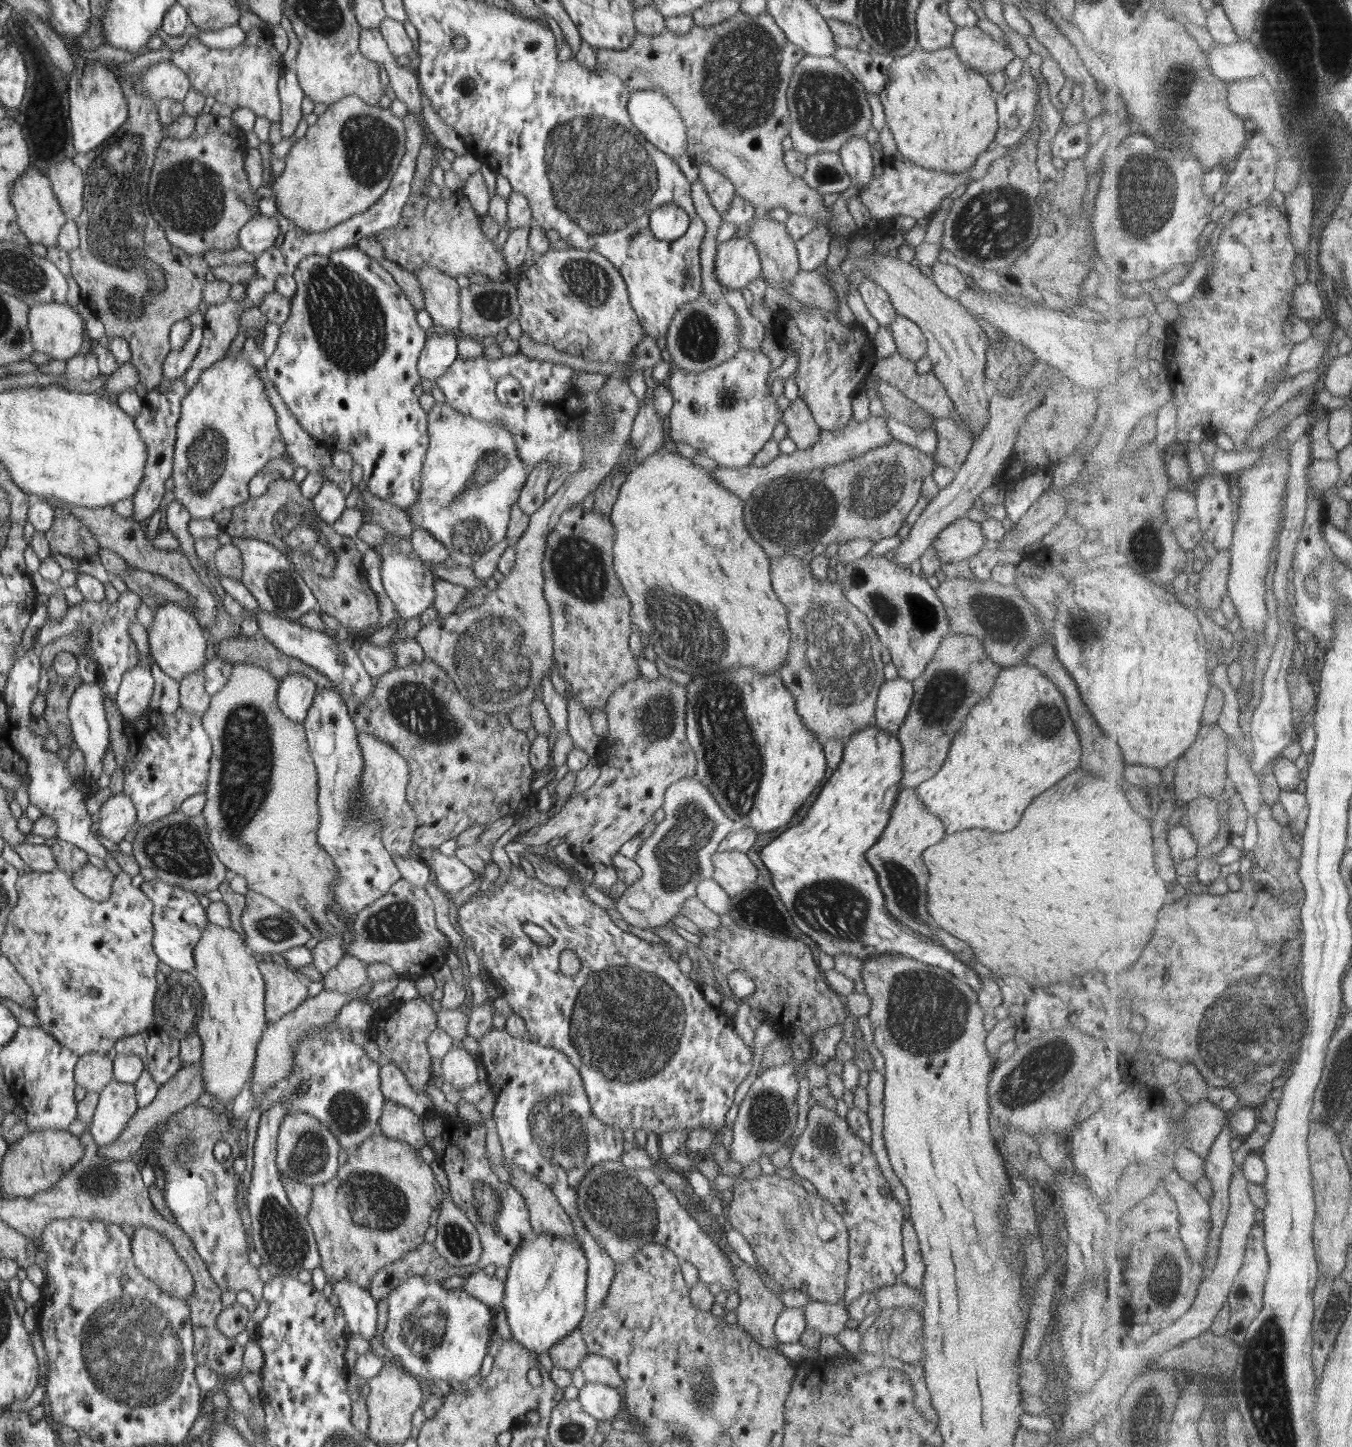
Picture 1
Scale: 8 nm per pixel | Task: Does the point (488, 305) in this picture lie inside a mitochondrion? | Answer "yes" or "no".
yes

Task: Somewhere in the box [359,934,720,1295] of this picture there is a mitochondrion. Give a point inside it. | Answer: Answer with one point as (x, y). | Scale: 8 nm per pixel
(627, 1023)

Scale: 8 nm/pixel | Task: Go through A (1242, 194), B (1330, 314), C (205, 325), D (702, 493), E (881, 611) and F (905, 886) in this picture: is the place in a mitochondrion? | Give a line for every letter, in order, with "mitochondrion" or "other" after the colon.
A: other
B: other
C: other
D: other
E: mitochondrion
F: mitochondrion

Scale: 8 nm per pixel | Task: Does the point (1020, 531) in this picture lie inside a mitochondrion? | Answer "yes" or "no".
no

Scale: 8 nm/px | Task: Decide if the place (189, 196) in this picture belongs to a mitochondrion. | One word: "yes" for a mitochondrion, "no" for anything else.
yes

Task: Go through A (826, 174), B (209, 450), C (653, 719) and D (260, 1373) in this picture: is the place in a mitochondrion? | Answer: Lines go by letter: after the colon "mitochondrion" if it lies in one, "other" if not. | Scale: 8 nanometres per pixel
A: mitochondrion
B: mitochondrion
C: mitochondrion
D: other

